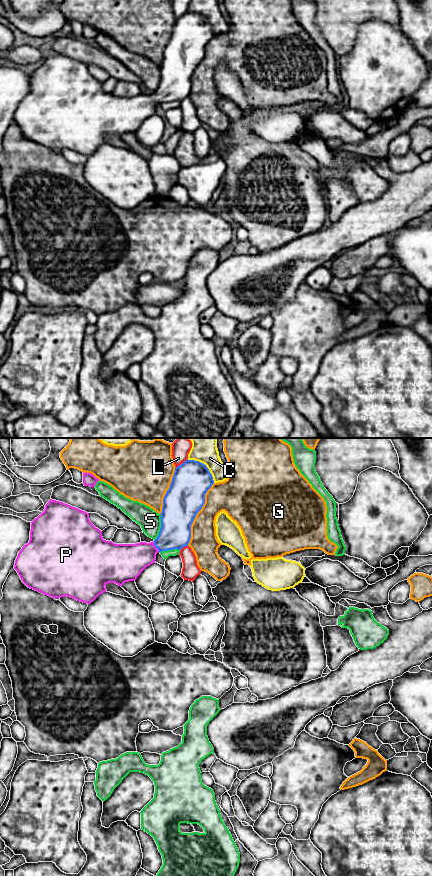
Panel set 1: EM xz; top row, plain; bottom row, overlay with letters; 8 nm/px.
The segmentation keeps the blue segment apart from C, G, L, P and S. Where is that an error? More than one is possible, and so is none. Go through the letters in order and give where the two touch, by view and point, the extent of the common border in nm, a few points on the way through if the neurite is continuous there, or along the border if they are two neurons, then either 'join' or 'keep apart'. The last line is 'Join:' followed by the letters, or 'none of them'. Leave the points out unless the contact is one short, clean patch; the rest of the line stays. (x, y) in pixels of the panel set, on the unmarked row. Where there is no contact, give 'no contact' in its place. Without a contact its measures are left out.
C: contact xz (205, 17); length 300 nm; keep apart
G: contact xz (196, 66); length 550 nm; keep apart
L: contact xz (182, 15); length 120 nm; keep apart
P: contact xz (155, 98); length 100 nm; way xz (175, 85), (164, 94), (155, 98), (128, 113); join
S: contact xz (161, 79); length 220 nm; keep apart
Join: P

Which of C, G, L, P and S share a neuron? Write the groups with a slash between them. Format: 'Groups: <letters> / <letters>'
Groups: C / G / L / P / S

